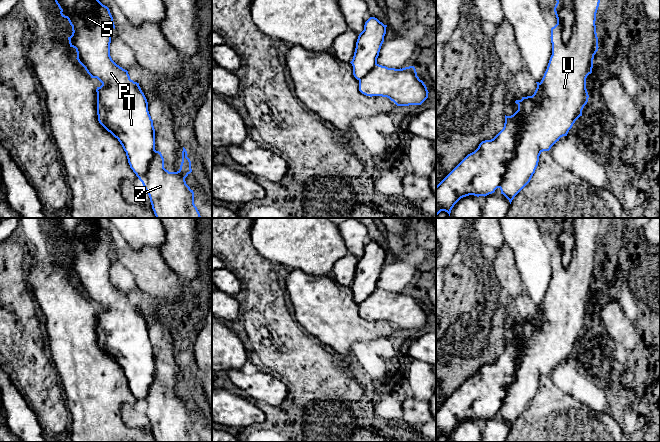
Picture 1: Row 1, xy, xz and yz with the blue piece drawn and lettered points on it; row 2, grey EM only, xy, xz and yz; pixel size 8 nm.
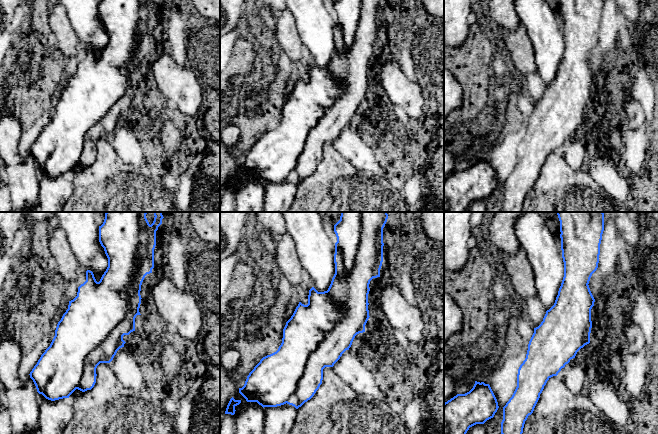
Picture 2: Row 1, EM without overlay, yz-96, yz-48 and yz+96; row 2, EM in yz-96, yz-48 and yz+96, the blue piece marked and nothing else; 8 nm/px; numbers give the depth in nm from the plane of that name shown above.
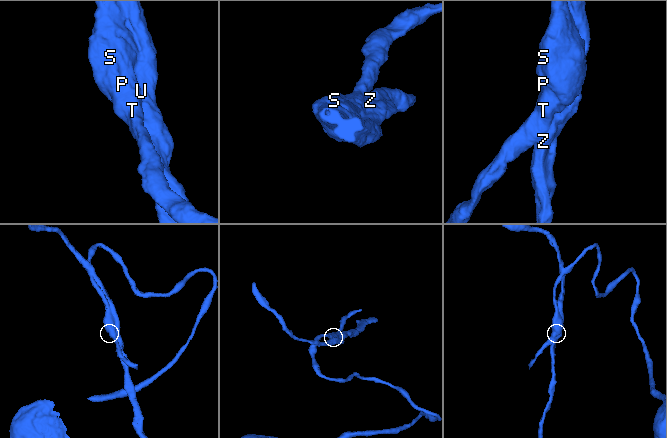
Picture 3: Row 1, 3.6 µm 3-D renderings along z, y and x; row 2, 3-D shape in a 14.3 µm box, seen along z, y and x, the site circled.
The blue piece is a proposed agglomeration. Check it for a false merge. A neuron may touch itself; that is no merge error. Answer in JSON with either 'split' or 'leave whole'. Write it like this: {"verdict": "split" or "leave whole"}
{"verdict": "split"}

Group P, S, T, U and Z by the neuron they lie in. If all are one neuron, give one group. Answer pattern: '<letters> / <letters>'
P S T / U Z

